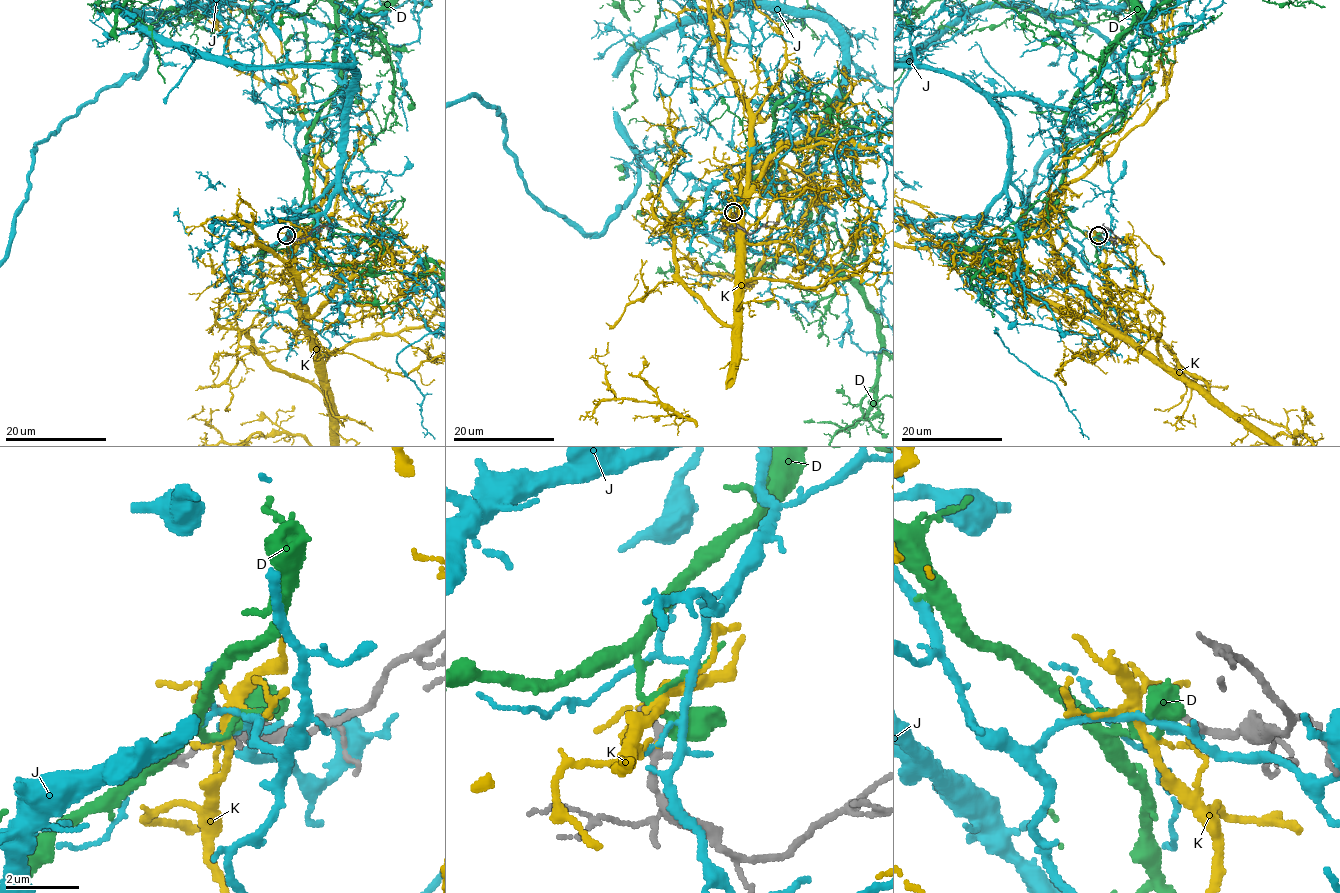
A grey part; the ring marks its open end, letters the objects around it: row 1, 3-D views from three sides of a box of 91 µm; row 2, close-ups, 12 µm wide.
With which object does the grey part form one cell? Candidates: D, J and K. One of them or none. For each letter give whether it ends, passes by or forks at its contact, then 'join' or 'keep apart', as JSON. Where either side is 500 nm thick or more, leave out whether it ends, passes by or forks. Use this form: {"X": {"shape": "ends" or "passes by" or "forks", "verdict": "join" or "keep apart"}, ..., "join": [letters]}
{"D": {"shape": "passes by", "verdict": "keep apart"}, "J": {"shape": "ends", "verdict": "keep apart"}, "K": {"shape": "ends", "verdict": "keep apart"}, "join": []}

